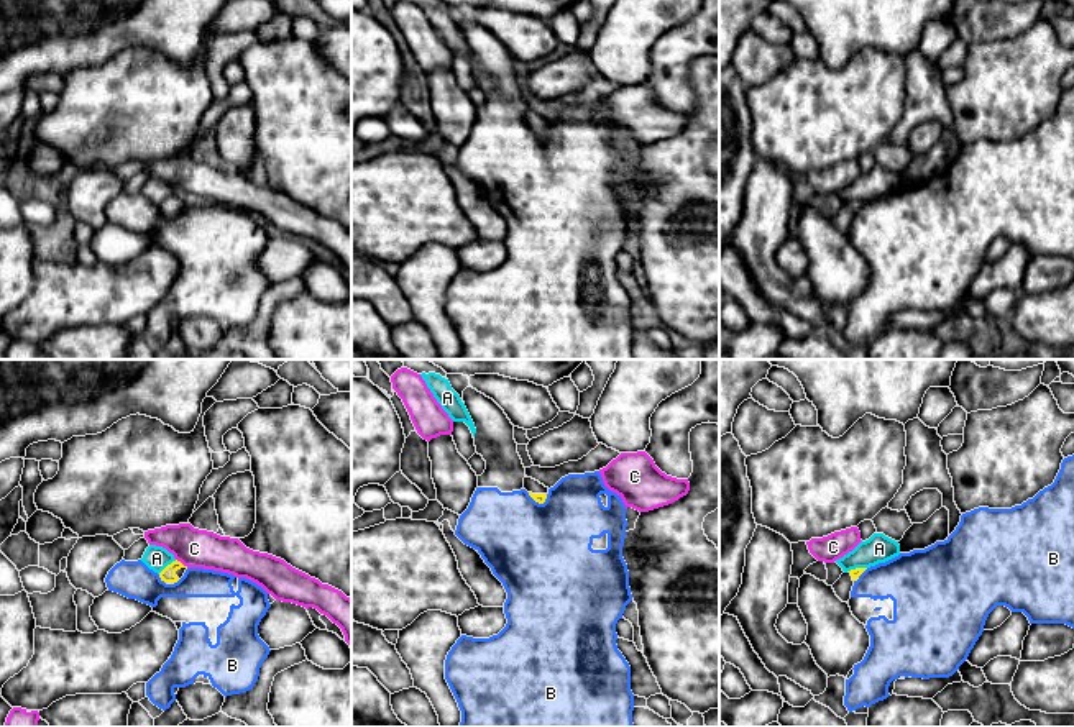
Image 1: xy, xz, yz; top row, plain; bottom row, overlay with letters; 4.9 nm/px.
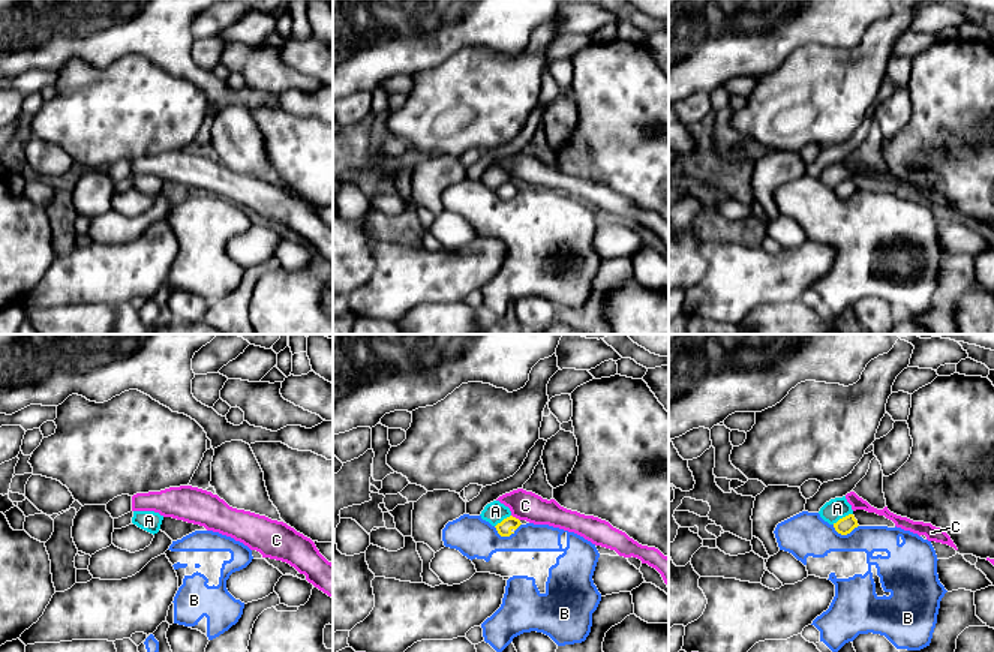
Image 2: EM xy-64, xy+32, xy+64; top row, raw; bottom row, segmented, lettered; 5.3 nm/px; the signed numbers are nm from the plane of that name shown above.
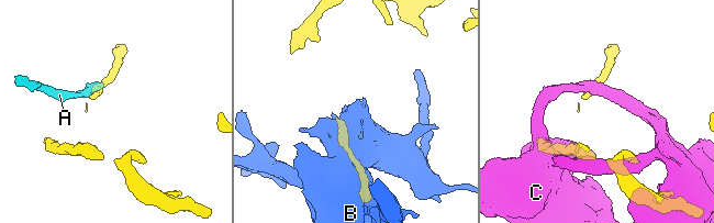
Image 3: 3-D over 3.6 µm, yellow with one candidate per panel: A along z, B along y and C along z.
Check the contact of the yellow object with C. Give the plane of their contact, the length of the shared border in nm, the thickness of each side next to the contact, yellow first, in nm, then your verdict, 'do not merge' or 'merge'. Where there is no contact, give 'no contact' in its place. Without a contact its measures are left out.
contact in xy; length 80 nm; calibres 80 and 190 nm; do not merge

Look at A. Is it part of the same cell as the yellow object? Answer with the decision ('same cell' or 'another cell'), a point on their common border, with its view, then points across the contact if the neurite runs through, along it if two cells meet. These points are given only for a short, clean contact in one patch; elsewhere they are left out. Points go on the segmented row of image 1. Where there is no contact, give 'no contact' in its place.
another cell | xy (168, 565) | along xy (176, 560), (158, 573)

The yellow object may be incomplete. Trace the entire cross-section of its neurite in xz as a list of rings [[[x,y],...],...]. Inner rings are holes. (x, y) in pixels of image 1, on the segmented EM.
[[[527,476],[524,478],[524,489],[539,504],[544,504],[548,494],[548,487]]]

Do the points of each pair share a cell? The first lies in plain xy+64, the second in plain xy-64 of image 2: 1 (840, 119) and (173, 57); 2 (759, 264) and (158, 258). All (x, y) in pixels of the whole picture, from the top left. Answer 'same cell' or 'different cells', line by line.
1: different cells
2: same cell

